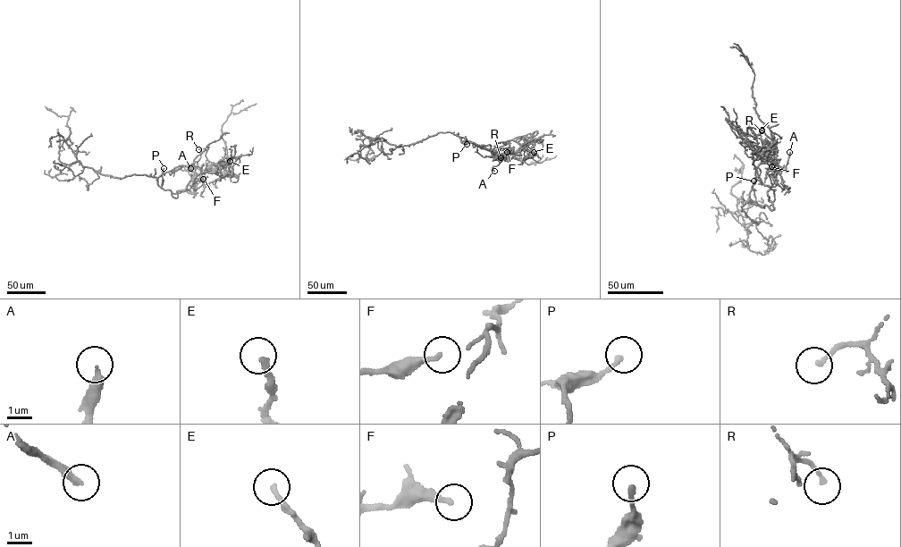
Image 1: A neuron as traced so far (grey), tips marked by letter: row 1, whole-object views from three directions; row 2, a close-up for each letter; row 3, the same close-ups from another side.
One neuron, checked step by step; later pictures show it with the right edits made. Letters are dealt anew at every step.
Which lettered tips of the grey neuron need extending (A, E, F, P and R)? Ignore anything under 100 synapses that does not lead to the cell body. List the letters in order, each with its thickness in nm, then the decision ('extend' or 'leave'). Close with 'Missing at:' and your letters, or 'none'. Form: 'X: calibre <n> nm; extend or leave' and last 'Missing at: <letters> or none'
A: calibre 280 nm; extend
E: calibre 200 nm; leave
F: calibre 220 nm; leave
P: calibre 200 nm; leave
R: calibre 170 nm; leave
Missing at: A

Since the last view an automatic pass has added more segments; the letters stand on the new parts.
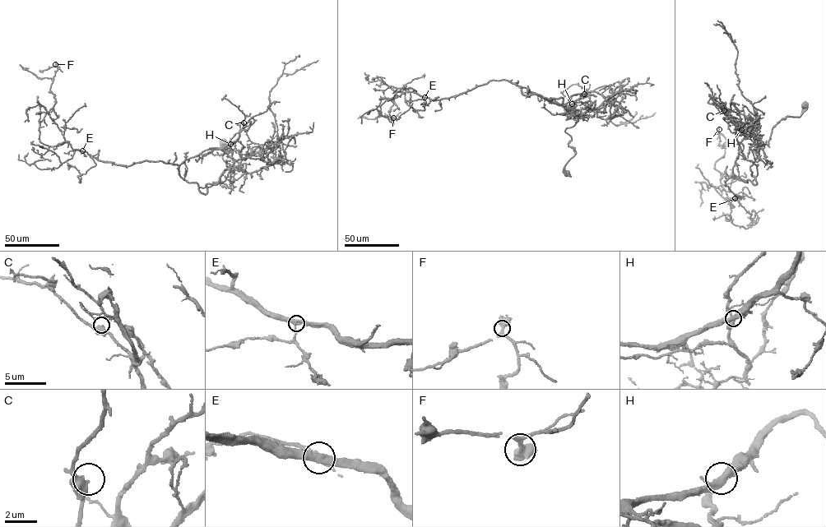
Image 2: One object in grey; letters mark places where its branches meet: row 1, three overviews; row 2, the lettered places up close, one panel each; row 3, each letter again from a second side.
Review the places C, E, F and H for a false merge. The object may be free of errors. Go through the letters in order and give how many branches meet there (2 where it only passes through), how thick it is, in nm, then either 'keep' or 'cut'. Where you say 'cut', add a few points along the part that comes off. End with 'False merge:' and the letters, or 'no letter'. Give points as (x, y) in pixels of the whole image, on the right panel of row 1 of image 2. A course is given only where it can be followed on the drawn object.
C: branches 3; calibre 360 nm; keep
E: branches 3; calibre 320 nm; keep
F: branches 3; calibre 360 nm; keep
H: branches 3; calibre 320 nm; keep
False merge: no letter

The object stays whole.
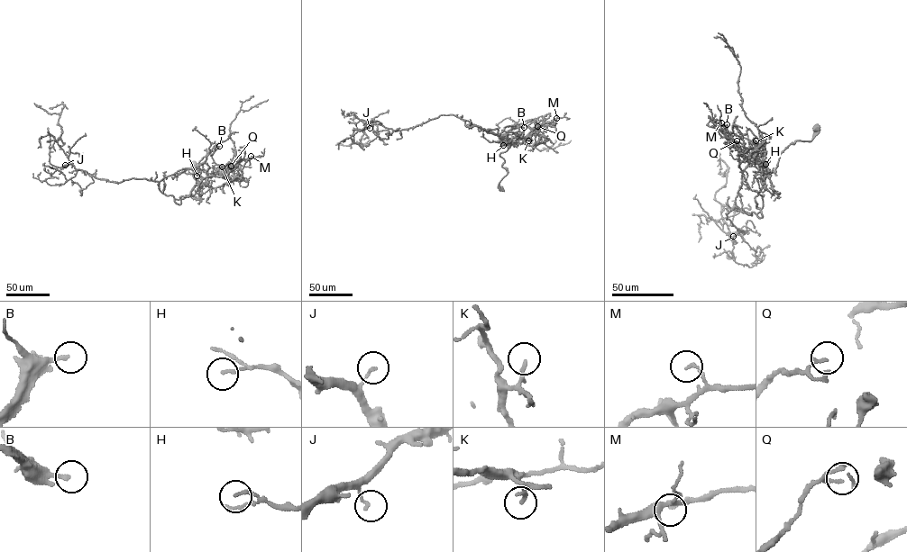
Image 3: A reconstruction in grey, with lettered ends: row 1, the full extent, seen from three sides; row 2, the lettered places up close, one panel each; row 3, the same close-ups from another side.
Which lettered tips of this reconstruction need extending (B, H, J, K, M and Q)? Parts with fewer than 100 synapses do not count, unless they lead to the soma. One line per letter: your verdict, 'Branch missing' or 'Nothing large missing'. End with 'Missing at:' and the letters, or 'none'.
B: Branch missing
H: Nothing large missing
J: Nothing large missing
K: Nothing large missing
M: Nothing large missing
Q: Nothing large missing
Missing at: B

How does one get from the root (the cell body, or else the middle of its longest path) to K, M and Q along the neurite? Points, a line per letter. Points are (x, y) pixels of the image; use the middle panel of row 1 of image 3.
K: (501, 188), (499, 183), (507, 170), (501, 166), (504, 159), (500, 153), (518, 139), (528, 140)
M: (501, 188), (507, 170), (500, 153), (517, 138), (556, 118)
Q: (501, 188), (499, 183), (507, 170), (501, 166), (504, 159), (500, 153), (537, 126)

